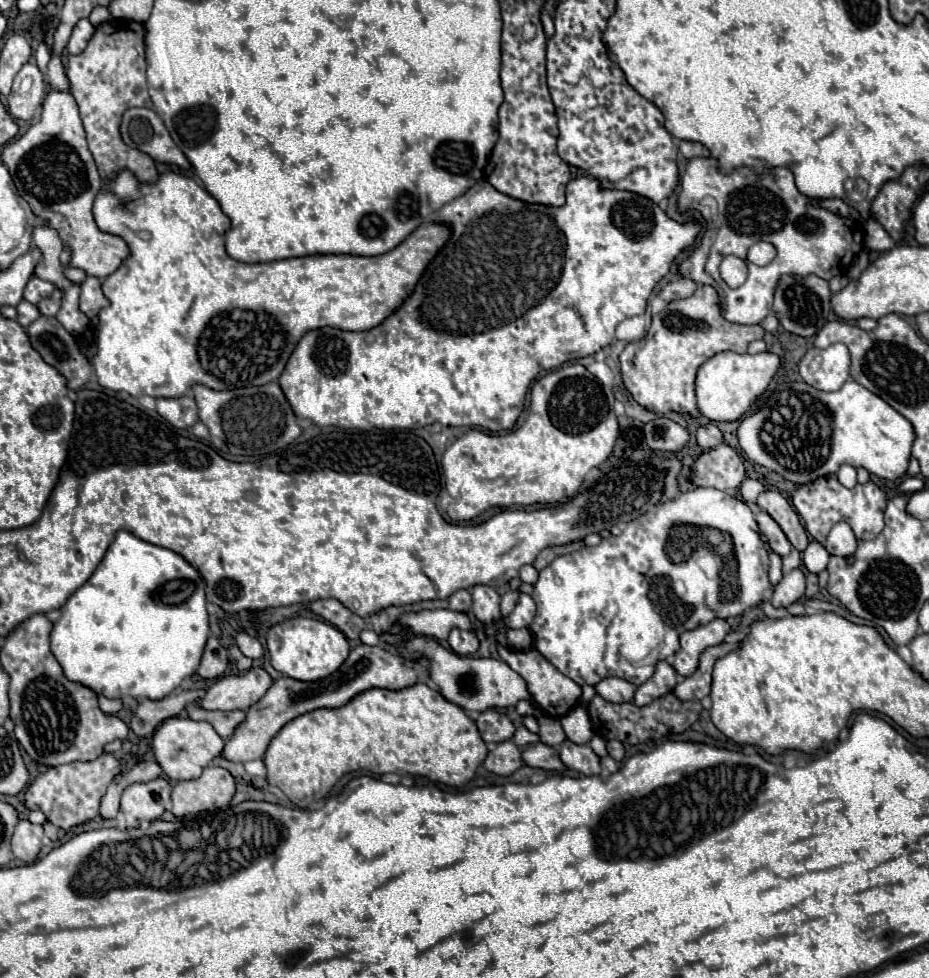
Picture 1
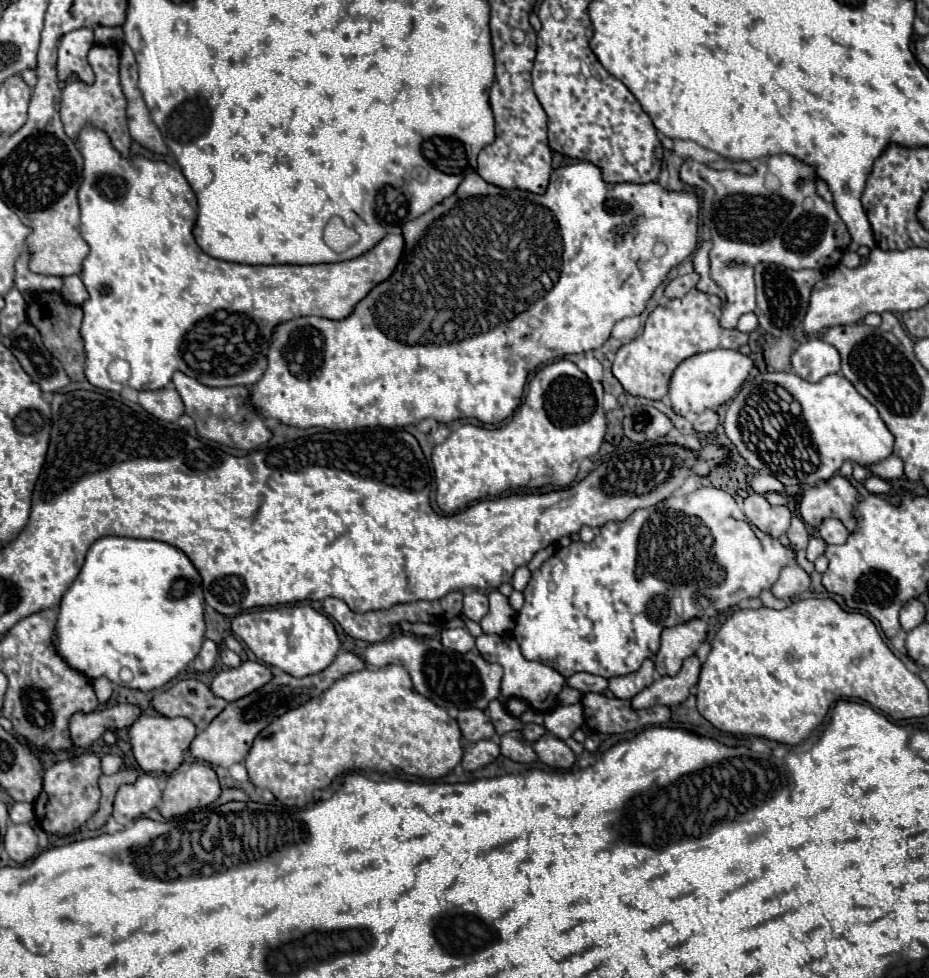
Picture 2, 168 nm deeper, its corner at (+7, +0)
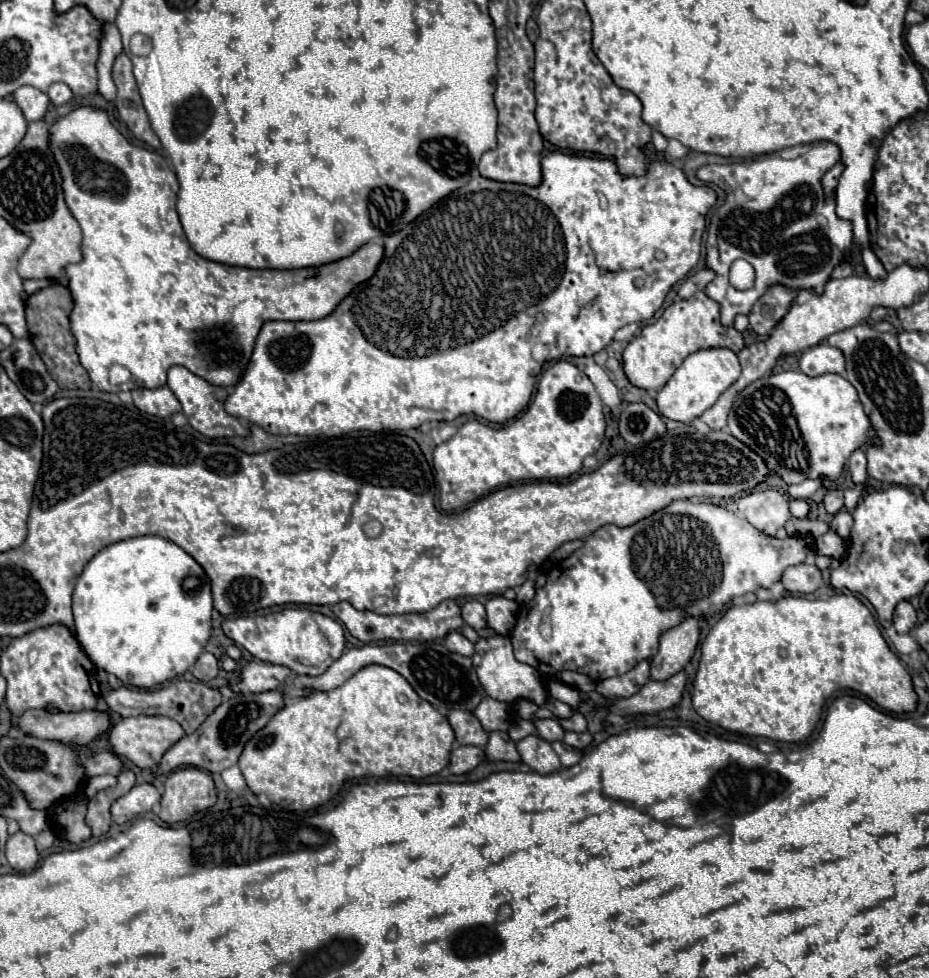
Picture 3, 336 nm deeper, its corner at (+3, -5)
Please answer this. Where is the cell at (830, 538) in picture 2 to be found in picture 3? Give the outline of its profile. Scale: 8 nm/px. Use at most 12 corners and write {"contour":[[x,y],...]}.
{"contour":[[847,510],[837,512],[831,520],[841,538],[849,538],[853,516]]}

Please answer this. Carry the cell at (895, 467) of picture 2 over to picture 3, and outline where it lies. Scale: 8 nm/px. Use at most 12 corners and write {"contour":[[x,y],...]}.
{"contour":[[863,448],[849,458],[849,472],[855,484],[865,484],[867,466]]}

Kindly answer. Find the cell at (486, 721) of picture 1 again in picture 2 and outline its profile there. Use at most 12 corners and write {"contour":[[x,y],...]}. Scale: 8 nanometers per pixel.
{"contour":[[481,709],[459,711],[463,739],[495,739],[495,727]]}

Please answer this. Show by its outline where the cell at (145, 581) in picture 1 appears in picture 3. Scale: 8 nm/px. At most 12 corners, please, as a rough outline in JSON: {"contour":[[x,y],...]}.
{"contour":[[175,542],[91,558],[75,638],[153,688],[211,636],[211,580]]}

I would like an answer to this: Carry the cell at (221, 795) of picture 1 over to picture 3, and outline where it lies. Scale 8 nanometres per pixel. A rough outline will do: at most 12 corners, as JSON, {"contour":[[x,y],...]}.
{"contour":[[179,768],[163,786],[159,818],[183,822],[217,802],[211,776]]}

